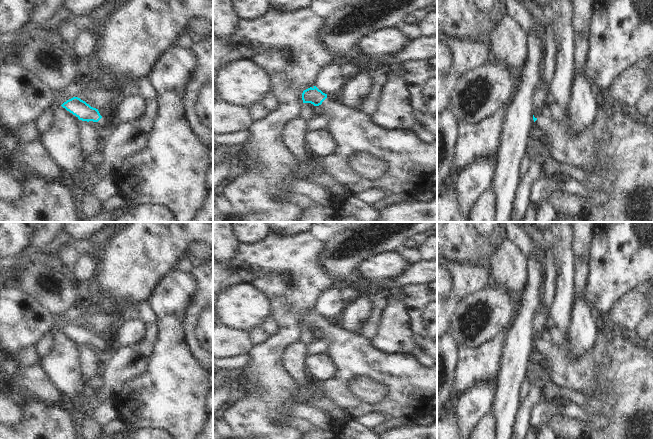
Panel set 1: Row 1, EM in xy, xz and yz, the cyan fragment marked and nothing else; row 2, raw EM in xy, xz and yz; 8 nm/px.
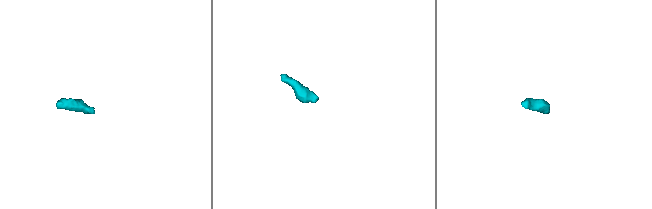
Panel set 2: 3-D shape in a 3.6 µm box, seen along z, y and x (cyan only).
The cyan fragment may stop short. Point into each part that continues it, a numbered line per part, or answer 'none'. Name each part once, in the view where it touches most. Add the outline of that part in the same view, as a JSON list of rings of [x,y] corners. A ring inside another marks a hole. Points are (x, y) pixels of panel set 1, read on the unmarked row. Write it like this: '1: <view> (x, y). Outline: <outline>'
1: xz (413, 386). Outline: [[[325,323],[322,328],[327,334],[327,352],[337,364],[336,375],[323,388],[329,396],[354,419],[370,412],[383,412],[385,420],[405,417],[410,420],[430,414],[437,407],[437,365],[428,367],[411,354],[389,354],[376,347],[371,339],[345,329],[341,324]],[[359,377],[371,377],[388,386],[390,393],[385,401],[370,405],[353,390],[352,381]]]

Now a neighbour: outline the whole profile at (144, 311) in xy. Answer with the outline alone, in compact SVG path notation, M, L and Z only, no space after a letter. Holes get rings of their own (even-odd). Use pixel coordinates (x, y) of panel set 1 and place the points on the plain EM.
M149 301L142 302L136 305L128 305L122 311L122 317L126 320L142 320L148 327L157 324L158 316Z

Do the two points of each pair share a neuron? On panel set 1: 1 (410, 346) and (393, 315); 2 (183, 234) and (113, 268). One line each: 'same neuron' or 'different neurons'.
1: same neuron
2: same neuron

